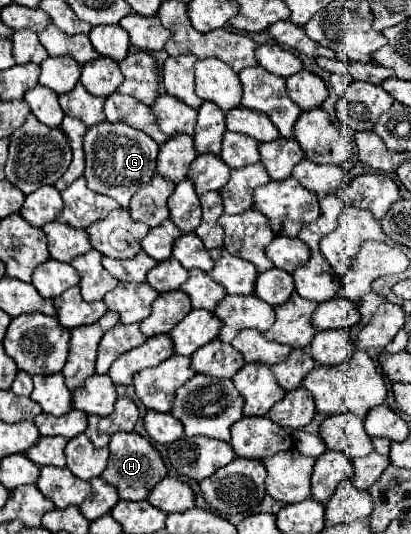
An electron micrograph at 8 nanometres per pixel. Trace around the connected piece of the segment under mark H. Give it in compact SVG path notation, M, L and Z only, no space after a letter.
M115 432L109 442L109 452L111 452L109 464L101 478L117 488L121 500L129 502L145 500L151 494L151 490L167 476L167 466L157 448L137 432Z

